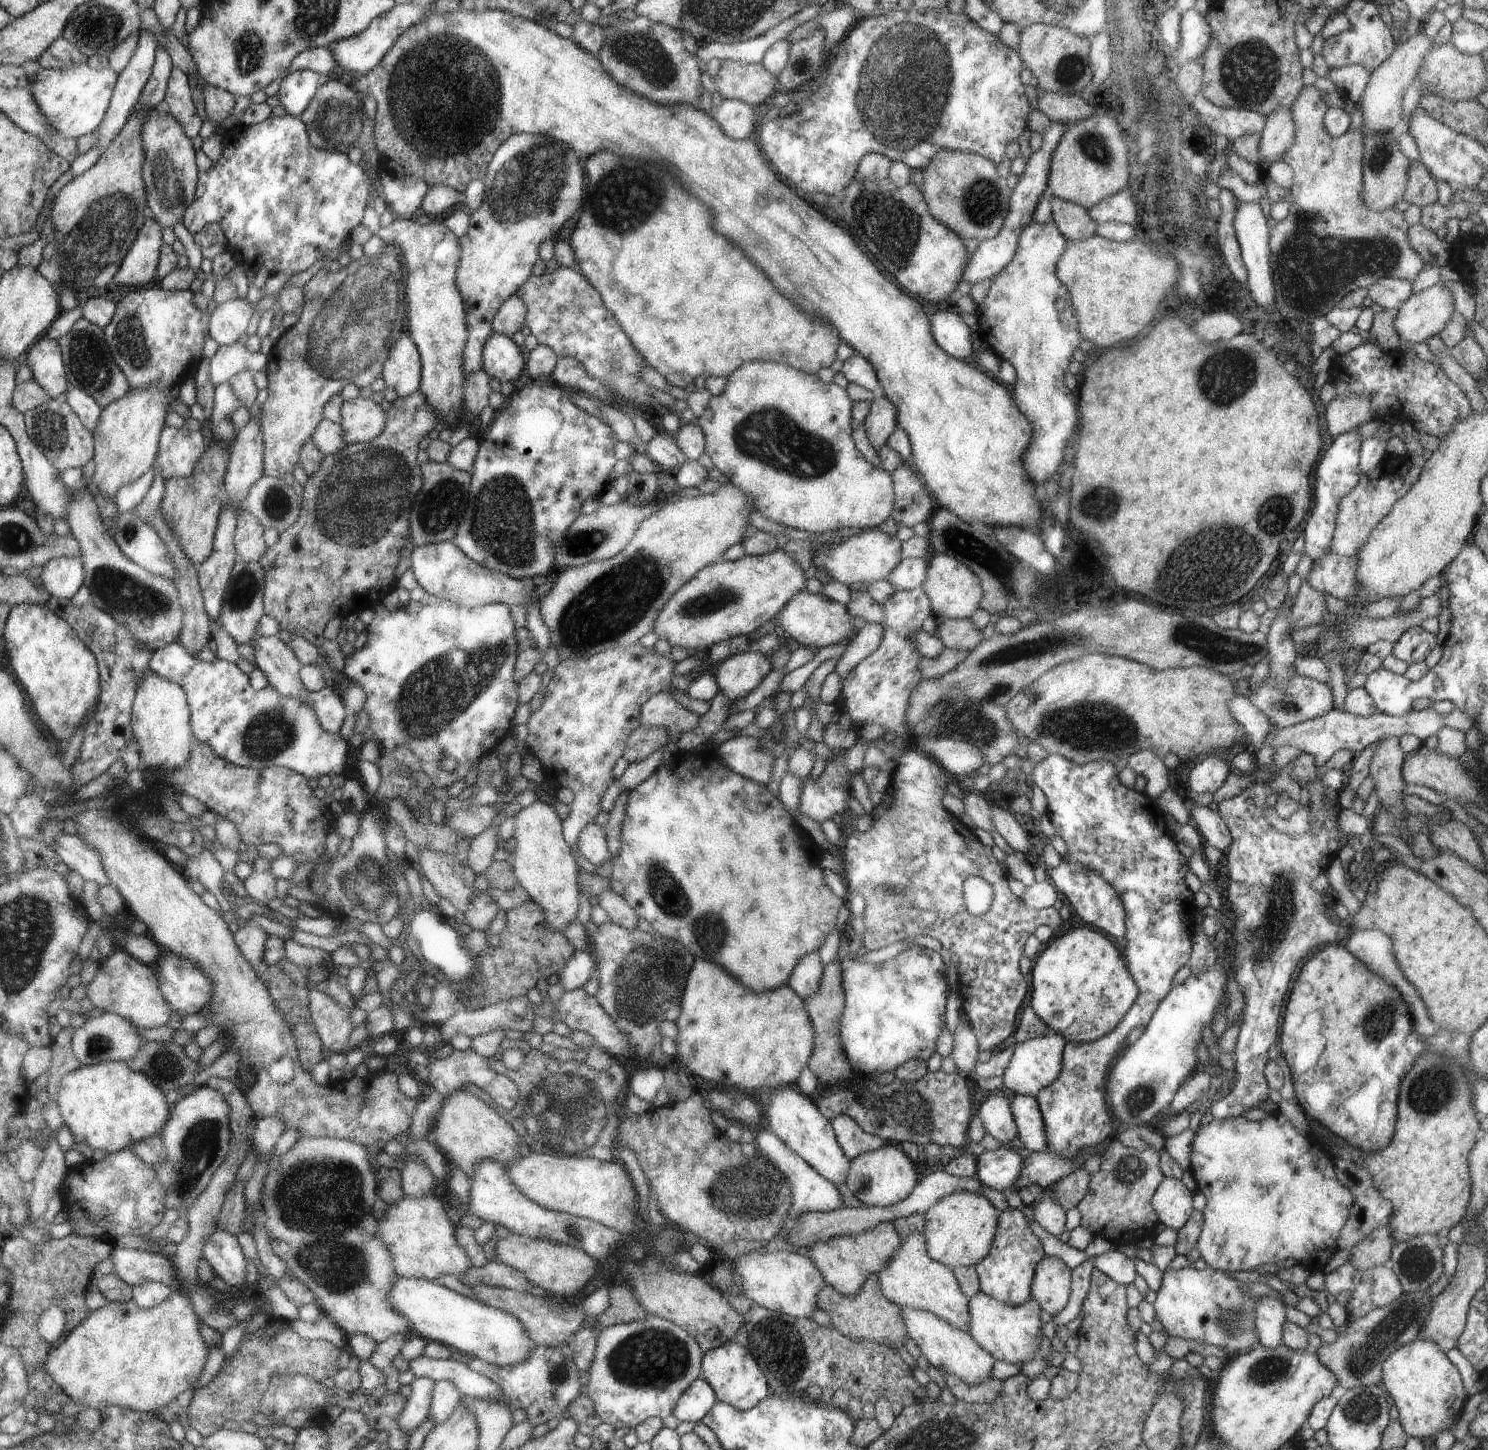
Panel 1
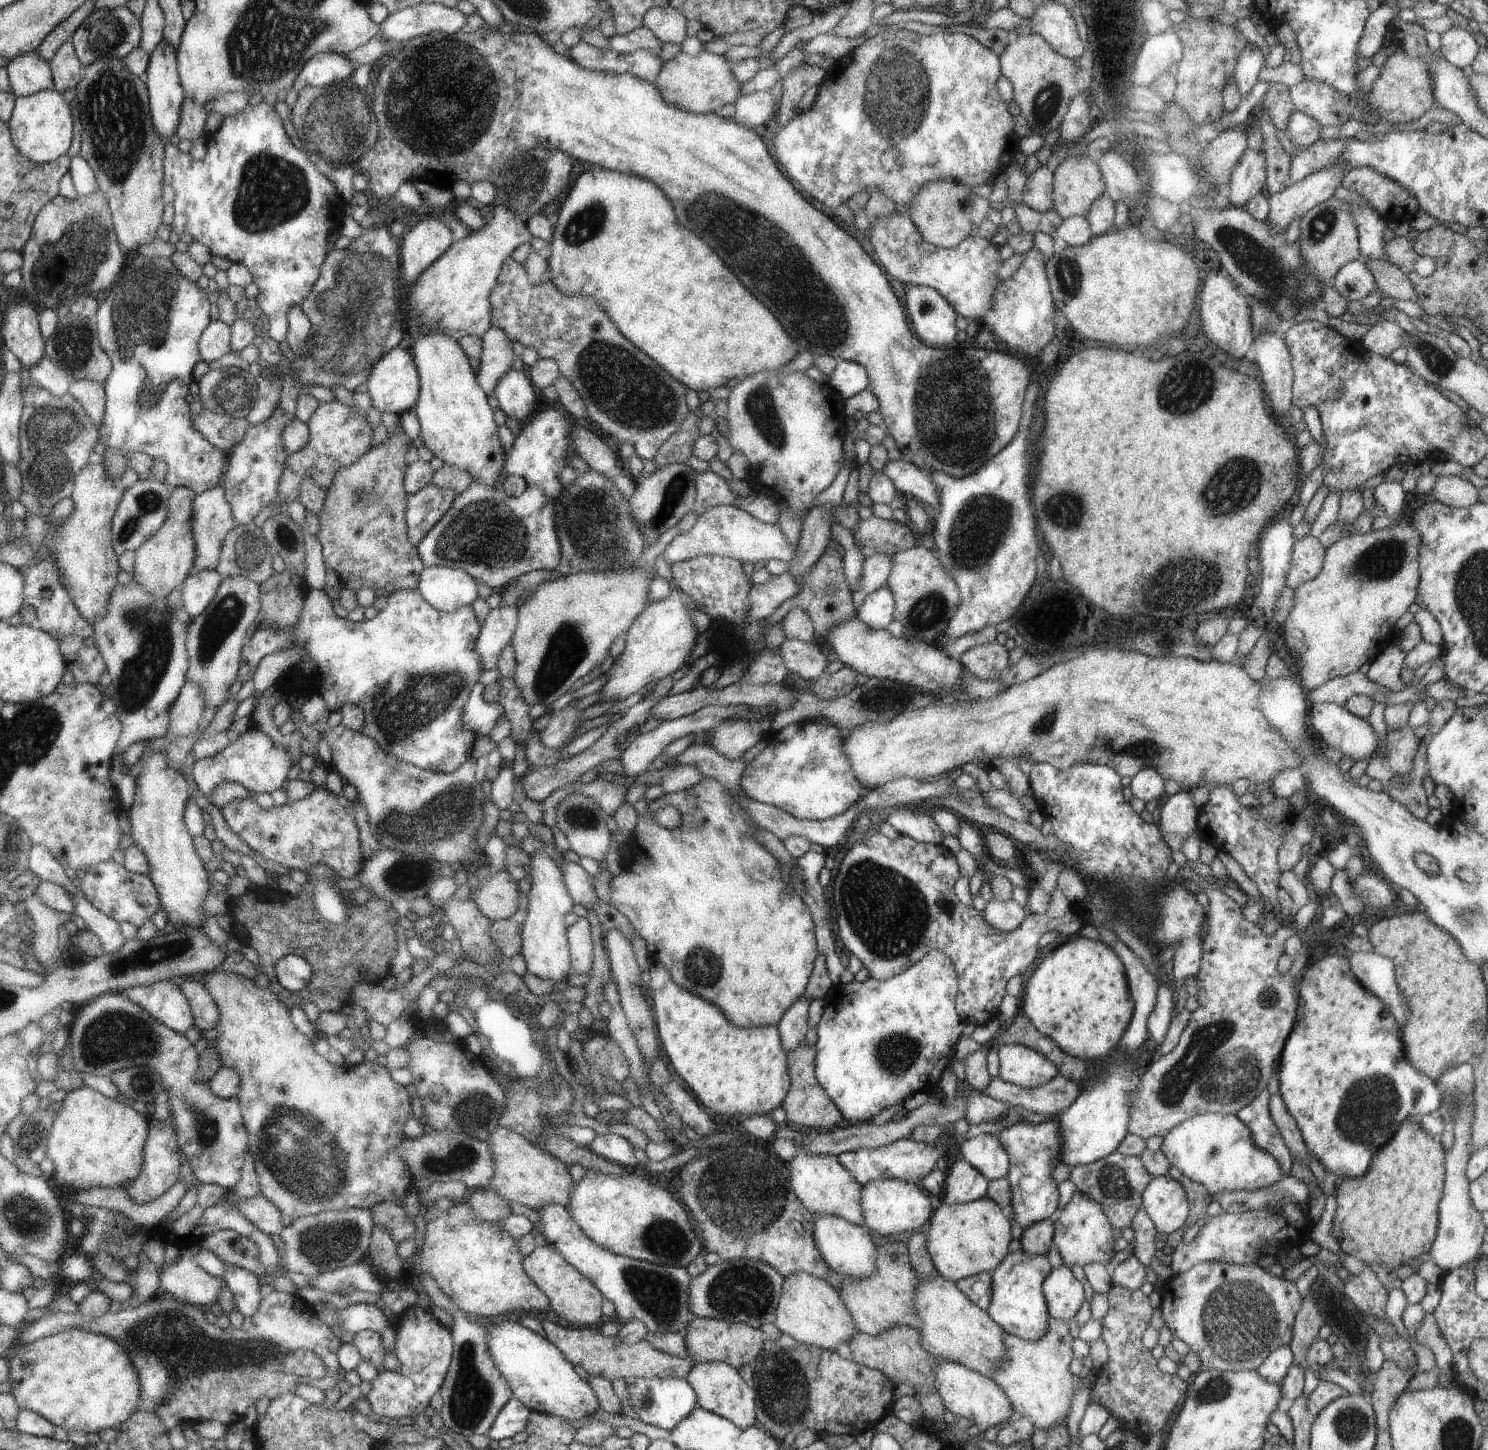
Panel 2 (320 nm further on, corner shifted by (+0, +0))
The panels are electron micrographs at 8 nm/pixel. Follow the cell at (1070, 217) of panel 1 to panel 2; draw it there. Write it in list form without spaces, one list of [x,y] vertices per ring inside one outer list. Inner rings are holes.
[[[1042,165],[1027,178],[1022,190],[1022,201],[1036,212],[1044,213],[1053,210],[1053,187],[1053,173],[1046,165]]]

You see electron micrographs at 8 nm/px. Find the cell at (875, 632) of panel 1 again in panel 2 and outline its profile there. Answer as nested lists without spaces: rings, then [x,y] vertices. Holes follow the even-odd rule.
[[[874,554],[874,556],[866,558],[862,568],[862,576],[858,580],[858,588],[854,591],[851,590],[854,603],[864,603],[868,594],[885,586],[890,572],[892,572],[892,556]]]

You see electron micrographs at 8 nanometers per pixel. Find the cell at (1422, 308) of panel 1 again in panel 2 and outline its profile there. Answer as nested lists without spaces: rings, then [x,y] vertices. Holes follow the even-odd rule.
[[[1380,320],[1372,325],[1361,339],[1361,345],[1377,356],[1390,357],[1394,350],[1406,342],[1406,332],[1396,322]]]

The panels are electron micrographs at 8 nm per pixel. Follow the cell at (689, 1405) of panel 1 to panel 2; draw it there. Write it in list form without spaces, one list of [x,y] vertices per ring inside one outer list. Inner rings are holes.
[[[673,1377],[636,1378],[629,1381],[626,1389],[630,1397],[630,1406],[636,1414],[636,1418],[663,1430],[674,1429],[684,1418],[688,1418],[698,1408],[697,1391],[685,1379]]]

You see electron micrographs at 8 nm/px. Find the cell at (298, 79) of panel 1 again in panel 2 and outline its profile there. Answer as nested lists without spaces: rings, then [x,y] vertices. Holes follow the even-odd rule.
[[[319,53],[306,62],[304,69],[298,74],[293,85],[295,92],[300,92],[306,86],[324,88],[338,82],[353,79],[354,64],[346,55],[336,53]]]

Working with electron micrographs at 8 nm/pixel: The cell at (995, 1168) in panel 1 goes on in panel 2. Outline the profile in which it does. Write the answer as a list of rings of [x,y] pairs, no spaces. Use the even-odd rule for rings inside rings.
[[[958,1160],[947,1170],[944,1202],[946,1204],[975,1202],[987,1197],[988,1186],[988,1178],[984,1178],[982,1172],[978,1172],[966,1160]]]

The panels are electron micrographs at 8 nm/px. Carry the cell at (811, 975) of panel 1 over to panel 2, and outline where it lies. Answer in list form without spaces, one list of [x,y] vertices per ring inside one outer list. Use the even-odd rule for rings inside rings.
[[[802,994],[802,998],[794,1002],[794,1006],[790,1006],[790,1010],[786,1010],[785,1017],[780,1020],[778,1030],[781,1031],[782,1048],[788,1053],[806,1041],[806,1033],[810,1028],[808,1023],[810,1003],[810,1000],[806,1000],[806,996]]]

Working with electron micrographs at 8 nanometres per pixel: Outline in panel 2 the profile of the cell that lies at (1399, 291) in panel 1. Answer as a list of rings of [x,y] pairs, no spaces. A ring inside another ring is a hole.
[[[1364,259],[1346,264],[1334,278],[1333,288],[1338,290],[1346,300],[1362,301],[1366,296],[1373,294],[1377,288],[1374,276],[1370,273],[1370,268],[1366,266]]]

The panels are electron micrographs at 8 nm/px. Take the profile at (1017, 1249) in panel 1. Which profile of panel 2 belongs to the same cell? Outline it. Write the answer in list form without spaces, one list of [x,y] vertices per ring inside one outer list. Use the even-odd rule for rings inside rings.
[[[1022,1248],[1006,1254],[1006,1258],[992,1270],[991,1304],[987,1314],[1008,1334],[1022,1340],[1040,1340],[1042,1334],[1046,1334],[1051,1318],[1042,1290],[1042,1284],[1051,1270],[1047,1256],[1028,1254]]]

